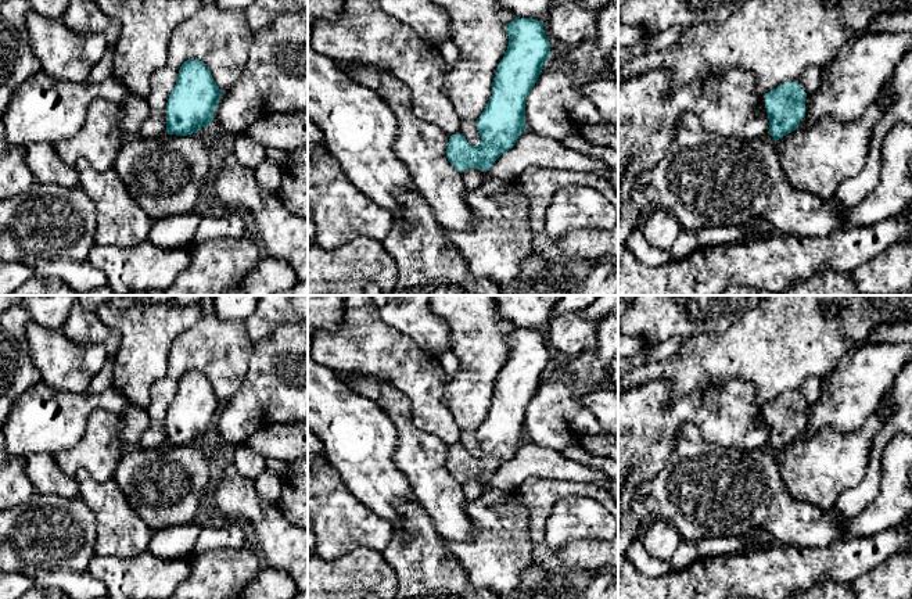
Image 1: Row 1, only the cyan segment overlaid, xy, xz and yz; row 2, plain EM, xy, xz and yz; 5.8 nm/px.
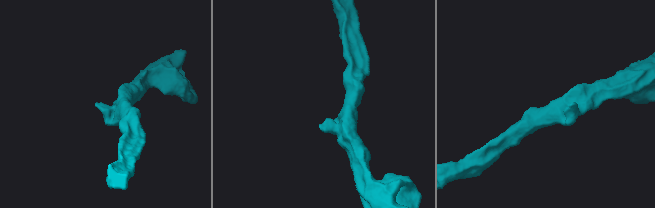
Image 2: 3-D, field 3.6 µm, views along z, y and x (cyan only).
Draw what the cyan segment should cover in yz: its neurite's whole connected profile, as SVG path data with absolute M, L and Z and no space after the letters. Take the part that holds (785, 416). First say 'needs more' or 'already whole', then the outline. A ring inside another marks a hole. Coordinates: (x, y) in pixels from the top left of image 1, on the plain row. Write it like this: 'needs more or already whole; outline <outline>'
already whole; outline M784 392L765 405L769 445L773 451L791 444L805 427L807 403L796 392Z

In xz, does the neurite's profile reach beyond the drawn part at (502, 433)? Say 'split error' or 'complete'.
complete

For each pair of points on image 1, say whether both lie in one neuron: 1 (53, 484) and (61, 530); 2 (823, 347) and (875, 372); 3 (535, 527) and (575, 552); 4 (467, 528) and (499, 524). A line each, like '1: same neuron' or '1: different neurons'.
1: different neurons
2: different neurons
3: same neuron
4: different neurons

